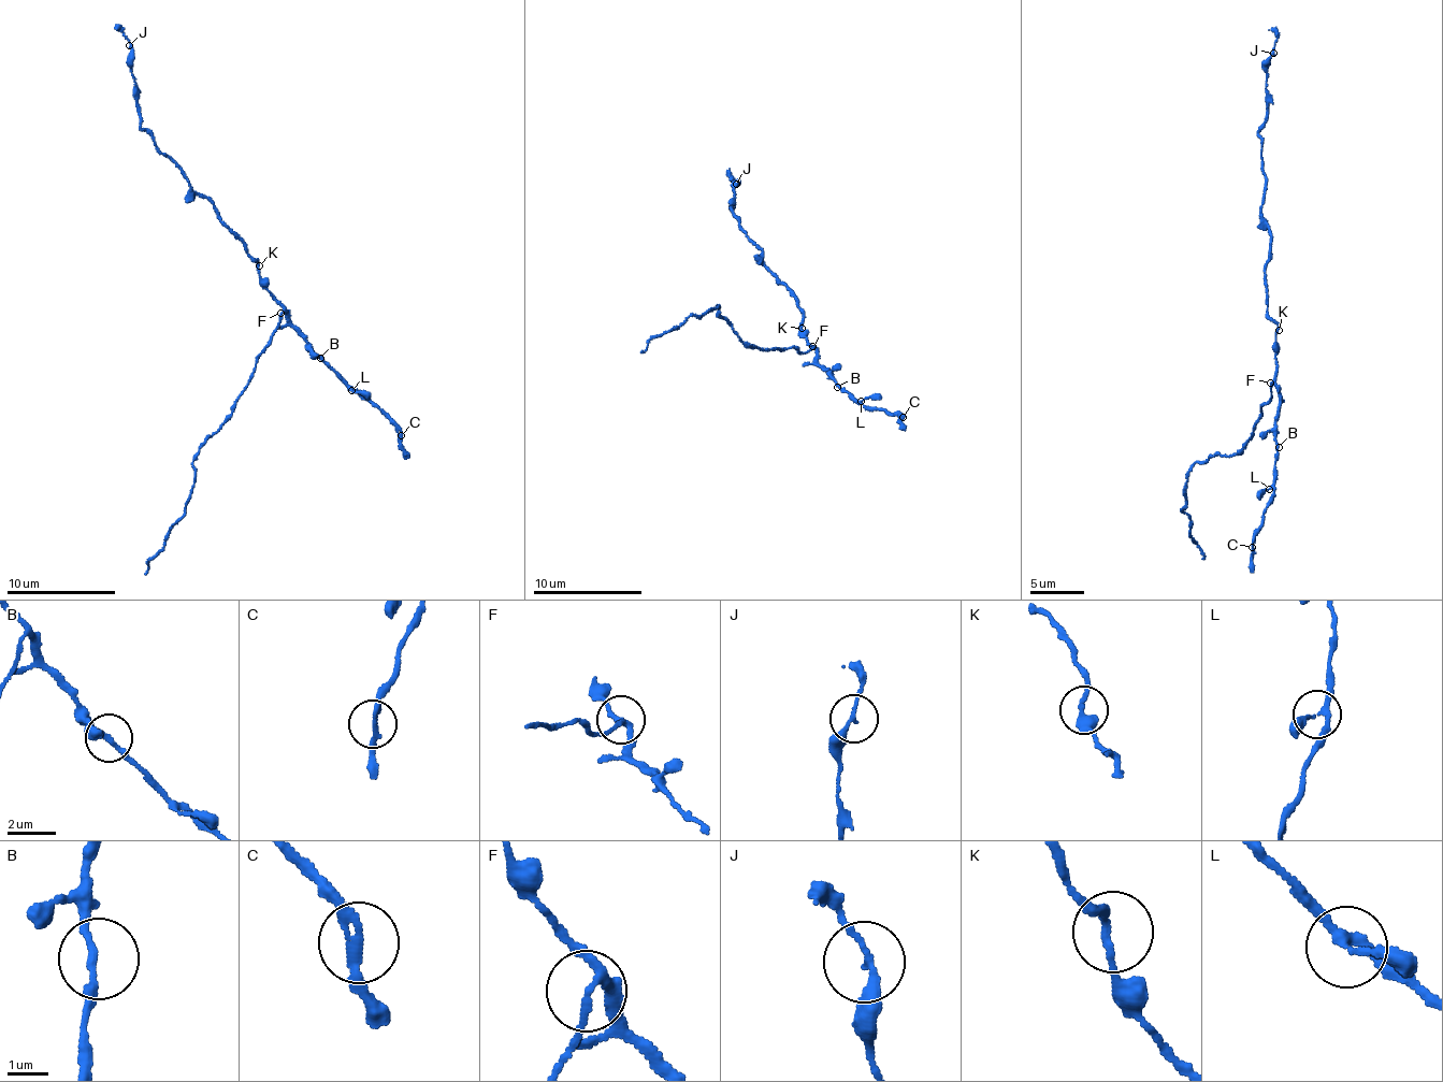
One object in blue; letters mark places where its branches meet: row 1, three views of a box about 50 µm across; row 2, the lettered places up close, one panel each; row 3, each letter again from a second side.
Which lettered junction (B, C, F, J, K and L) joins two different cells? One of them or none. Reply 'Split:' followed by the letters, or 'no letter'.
Split: F

